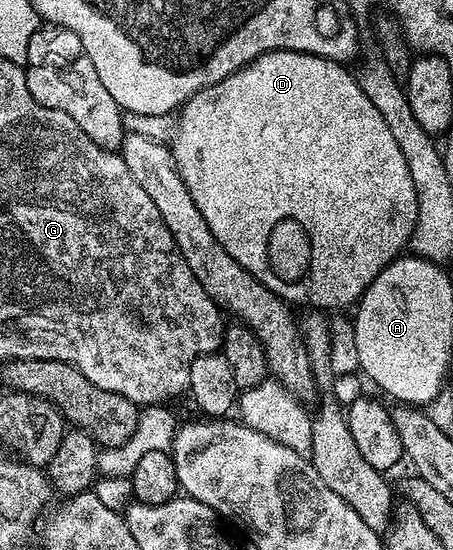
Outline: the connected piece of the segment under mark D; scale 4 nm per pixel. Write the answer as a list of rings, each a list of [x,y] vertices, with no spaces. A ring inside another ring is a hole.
[[[267,51],[241,70],[233,72],[225,81],[217,85],[202,87],[192,99],[188,99],[178,112],[179,134],[170,144],[175,157],[175,167],[193,197],[205,225],[209,225],[213,237],[257,281],[266,285],[274,295],[288,304],[304,303],[304,308],[318,309],[324,313],[335,313],[338,307],[350,308],[358,304],[359,298],[369,289],[369,285],[392,261],[404,254],[417,224],[417,196],[409,166],[397,145],[381,113],[373,102],[362,92],[358,78],[347,72],[348,68],[332,59],[317,57],[300,51]]]

